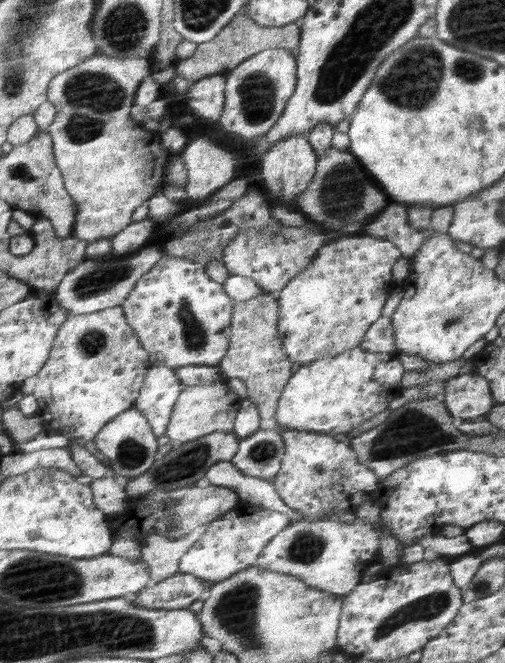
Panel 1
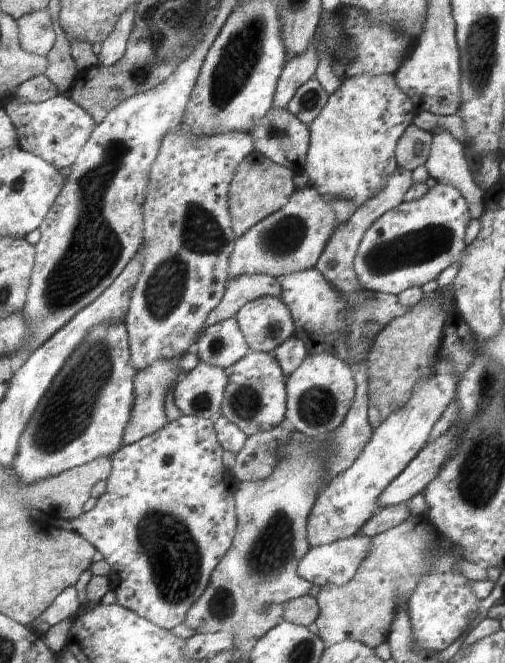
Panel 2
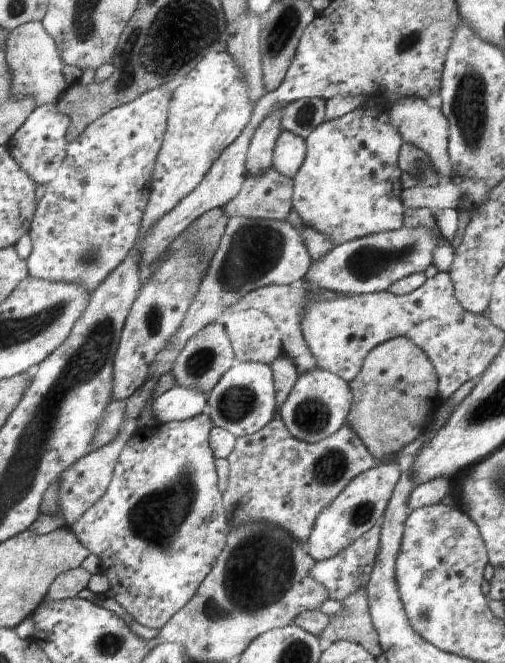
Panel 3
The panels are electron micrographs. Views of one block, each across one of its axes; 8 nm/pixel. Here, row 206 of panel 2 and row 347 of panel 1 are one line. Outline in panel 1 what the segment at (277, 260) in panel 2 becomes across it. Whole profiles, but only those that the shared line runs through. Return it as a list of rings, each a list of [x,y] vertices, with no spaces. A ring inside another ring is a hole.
[[[368,234],[344,236],[330,246],[324,246],[308,268],[278,292],[278,335],[290,362],[304,365],[327,354],[336,356],[358,347],[371,324],[382,316],[386,301],[398,286],[392,268],[401,257],[402,250],[393,241]]]

